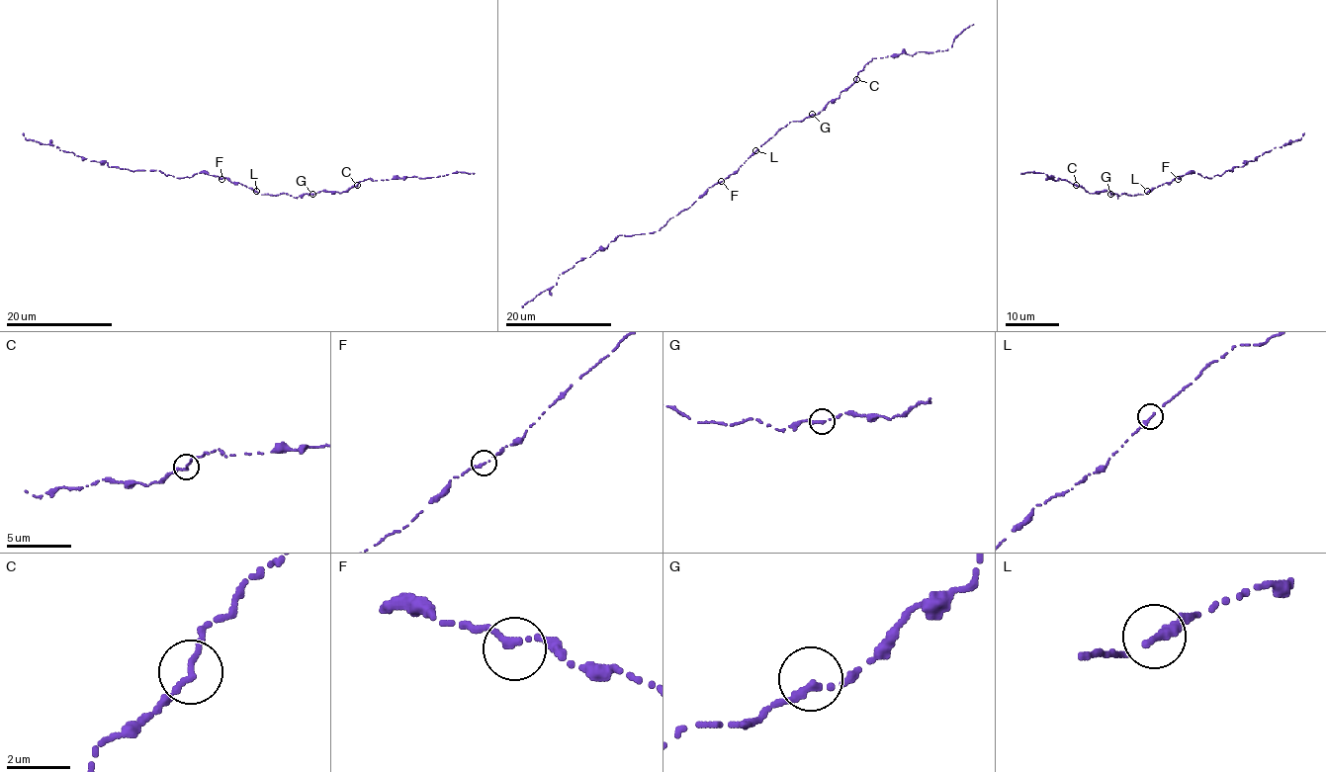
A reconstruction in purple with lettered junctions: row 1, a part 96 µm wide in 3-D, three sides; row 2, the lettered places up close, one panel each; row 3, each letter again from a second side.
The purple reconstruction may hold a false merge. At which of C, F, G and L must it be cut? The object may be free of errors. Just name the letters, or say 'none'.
none

